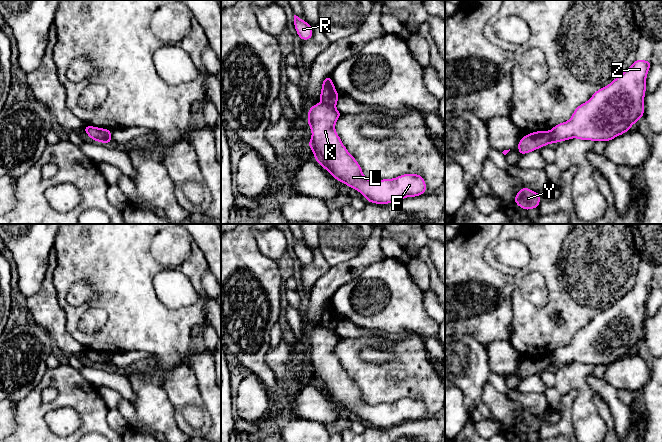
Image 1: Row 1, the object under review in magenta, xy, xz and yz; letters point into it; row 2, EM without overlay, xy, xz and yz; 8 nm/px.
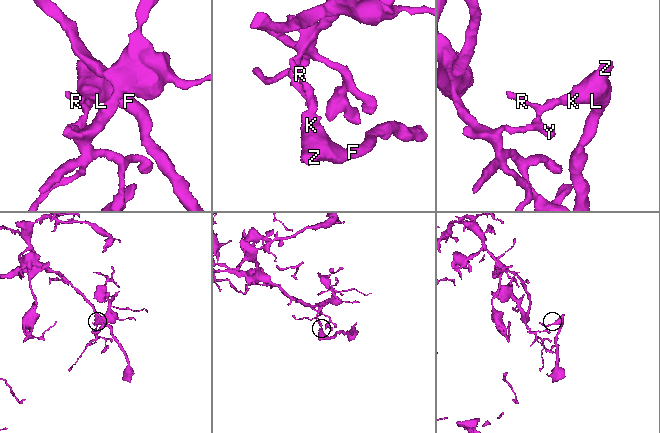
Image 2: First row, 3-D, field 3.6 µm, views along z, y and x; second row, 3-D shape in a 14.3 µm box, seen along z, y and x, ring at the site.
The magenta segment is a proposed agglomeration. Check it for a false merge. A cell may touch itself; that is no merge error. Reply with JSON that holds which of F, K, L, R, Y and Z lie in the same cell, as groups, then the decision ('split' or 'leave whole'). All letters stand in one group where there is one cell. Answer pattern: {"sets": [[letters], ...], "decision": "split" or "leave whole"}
{"sets": [["F", "K", "L", "Z"], ["R", "Y"]], "decision": "split"}

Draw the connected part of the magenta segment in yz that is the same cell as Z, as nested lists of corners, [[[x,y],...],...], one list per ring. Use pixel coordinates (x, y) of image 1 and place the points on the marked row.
[[[635,60],[609,85],[597,90],[568,121],[550,130],[552,143],[572,138],[608,142],[629,131],[644,114],[650,65],[651,61]]]

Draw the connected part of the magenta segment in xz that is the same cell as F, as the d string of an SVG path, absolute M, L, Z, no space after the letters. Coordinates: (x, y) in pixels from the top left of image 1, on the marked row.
M317 103L308 110L307 125L312 132L309 148L314 153L314 159L332 177L375 204L389 204L426 193L426 182L419 174L403 174L376 181L367 179L335 130L336 121L341 115L335 106L325 103Z

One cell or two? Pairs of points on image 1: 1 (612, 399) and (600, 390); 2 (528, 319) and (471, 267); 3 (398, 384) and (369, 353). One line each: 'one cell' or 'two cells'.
1: one cell
2: two cells
3: two cells

